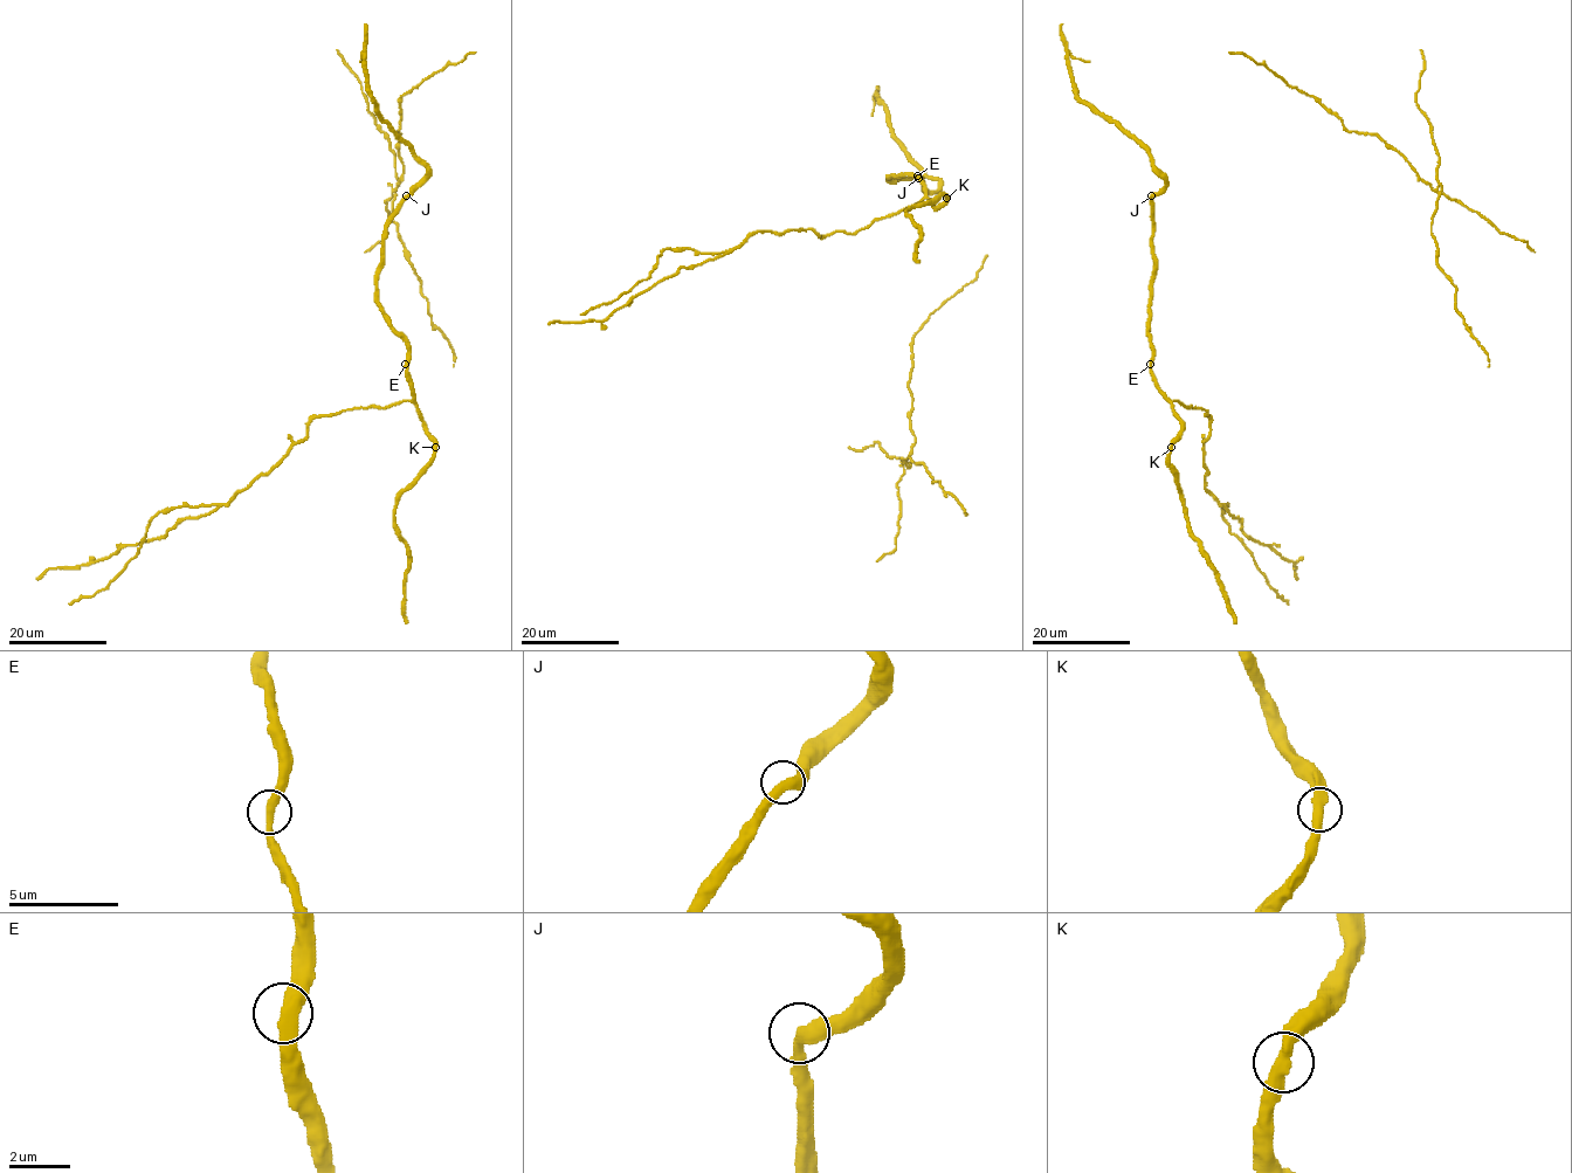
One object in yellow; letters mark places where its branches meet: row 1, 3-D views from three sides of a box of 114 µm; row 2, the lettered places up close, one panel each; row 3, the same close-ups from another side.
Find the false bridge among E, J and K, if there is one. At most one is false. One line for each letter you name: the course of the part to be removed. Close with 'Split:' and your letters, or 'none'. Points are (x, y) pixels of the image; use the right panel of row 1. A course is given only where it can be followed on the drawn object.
Split: none

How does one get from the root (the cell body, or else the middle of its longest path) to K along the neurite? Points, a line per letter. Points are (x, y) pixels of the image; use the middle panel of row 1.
K: (919, 179), (889, 178), (919, 176), (924, 193), (937, 207), (946, 197)

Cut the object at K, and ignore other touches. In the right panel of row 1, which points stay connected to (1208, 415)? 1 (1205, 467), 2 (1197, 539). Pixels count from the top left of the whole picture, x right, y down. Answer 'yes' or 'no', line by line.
1: yes
2: no

